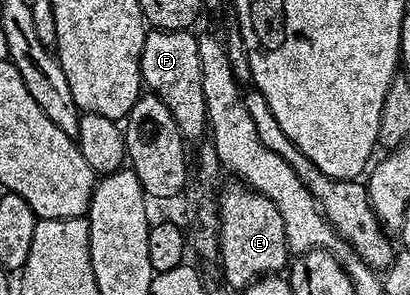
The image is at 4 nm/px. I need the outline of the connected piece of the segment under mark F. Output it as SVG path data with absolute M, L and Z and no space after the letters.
M151 28L144 39L142 80L145 88L160 98L168 111L172 111L172 119L176 119L183 138L187 142L198 143L207 136L208 122L202 94L200 47L198 37L192 34L193 32L180 29Z

